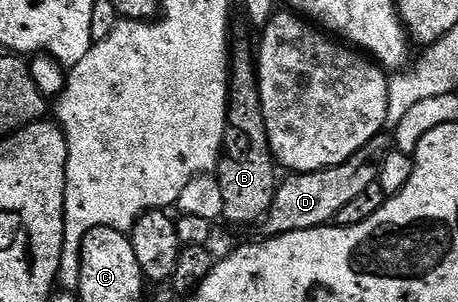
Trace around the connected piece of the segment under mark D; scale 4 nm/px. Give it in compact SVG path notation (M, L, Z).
M379 134L370 139L348 162L340 166L332 166L319 172L299 172L291 175L290 180L283 179L279 183L272 206L266 211L260 228L266 231L267 237L283 236L296 230L320 228L337 221L340 210L344 210L347 202L353 202L368 186L378 182L378 175L384 166L384 158L392 150L391 137Z

